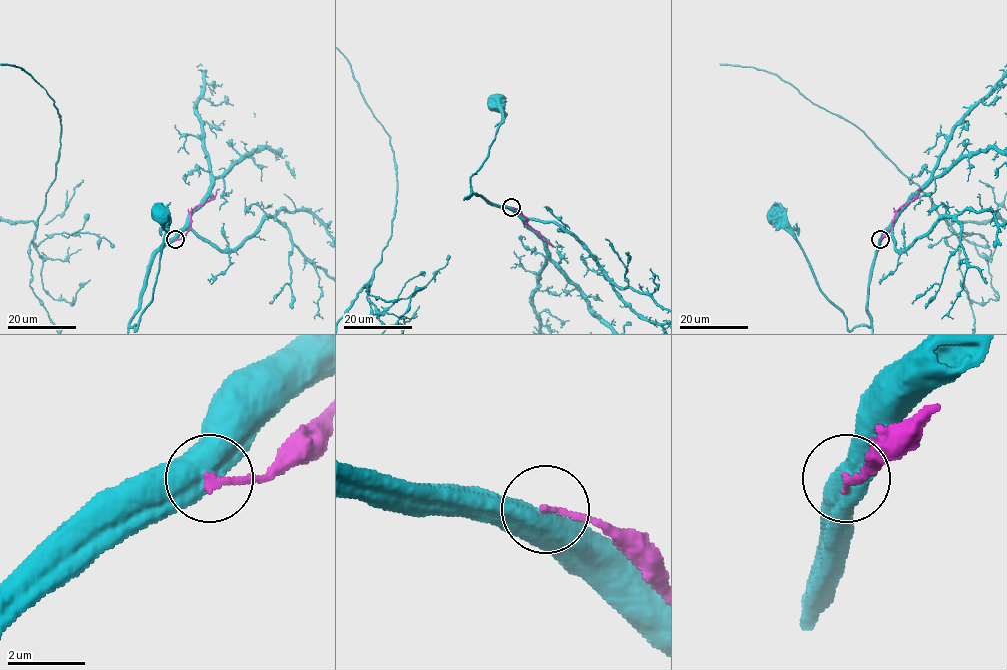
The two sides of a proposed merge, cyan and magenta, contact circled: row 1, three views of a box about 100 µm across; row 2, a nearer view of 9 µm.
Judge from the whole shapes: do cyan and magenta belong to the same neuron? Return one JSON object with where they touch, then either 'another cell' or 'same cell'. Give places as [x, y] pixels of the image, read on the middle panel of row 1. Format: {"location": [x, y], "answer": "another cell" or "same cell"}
{"location": [511, 207], "answer": "another cell"}

